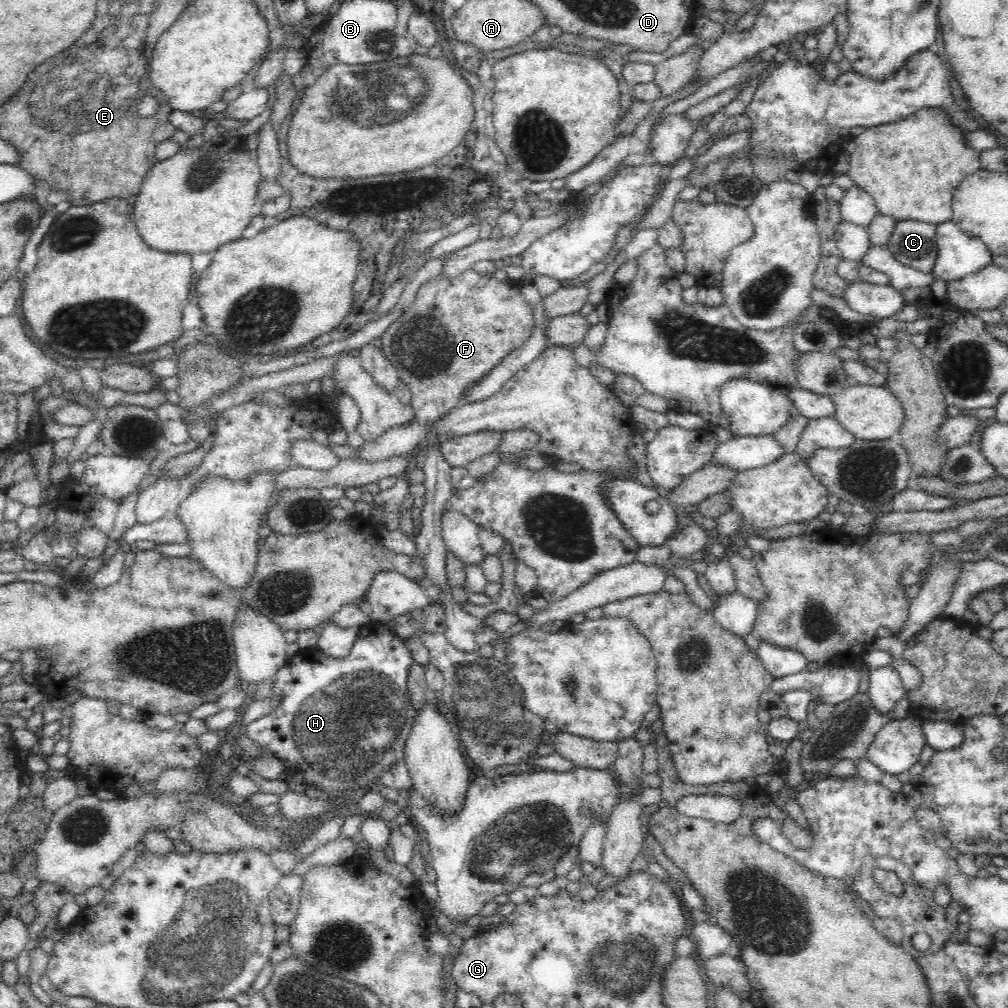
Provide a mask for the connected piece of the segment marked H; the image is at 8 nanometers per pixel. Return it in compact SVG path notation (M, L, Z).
M371 621L359 629L350 652L344 658L328 656L316 646L300 649L294 656L287 658L287 662L281 665L276 671L270 695L270 699L276 701L276 708L272 712L256 718L254 722L245 725L245 733L256 744L260 744L270 754L280 759L284 763L287 773L289 771L300 773L306 786L314 787L320 794L325 795L326 799L340 798L340 795L350 797L352 794L355 794L360 796L363 793L367 793L370 789L374 789L376 785L379 785L382 774L386 774L386 770L389 770L392 765L395 765L396 762L402 760L404 757L404 742L406 742L406 738L408 738L408 734L412 730L414 718L416 718L416 709L412 704L410 693L406 689L406 672L408 672L408 666L412 663L410 652L406 649L403 639L397 637L384 623L378 623L377 621Z

